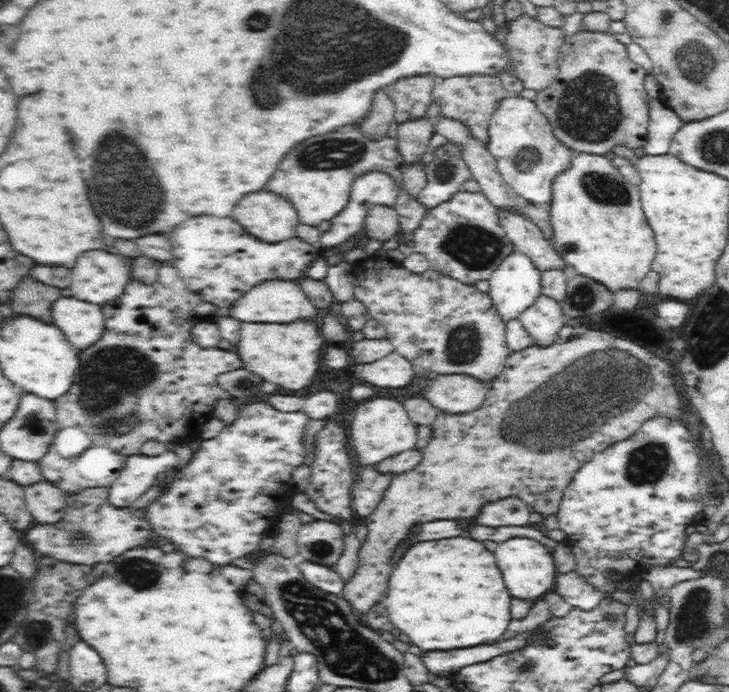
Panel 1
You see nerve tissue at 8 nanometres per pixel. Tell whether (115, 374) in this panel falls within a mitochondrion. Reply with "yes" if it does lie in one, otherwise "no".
yes

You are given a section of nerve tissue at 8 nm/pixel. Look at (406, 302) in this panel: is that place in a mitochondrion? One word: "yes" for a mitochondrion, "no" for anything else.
no

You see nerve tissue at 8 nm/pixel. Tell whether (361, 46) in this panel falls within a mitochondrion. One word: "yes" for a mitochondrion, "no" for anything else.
yes

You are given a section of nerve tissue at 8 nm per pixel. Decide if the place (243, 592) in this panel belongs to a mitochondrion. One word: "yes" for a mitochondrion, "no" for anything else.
no

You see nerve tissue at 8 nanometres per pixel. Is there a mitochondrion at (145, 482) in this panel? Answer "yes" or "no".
no

